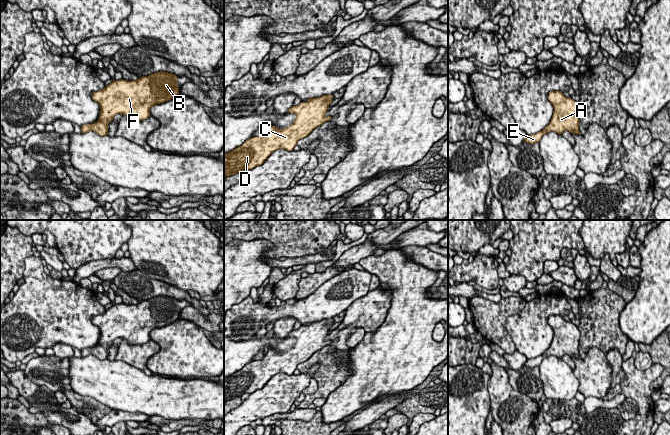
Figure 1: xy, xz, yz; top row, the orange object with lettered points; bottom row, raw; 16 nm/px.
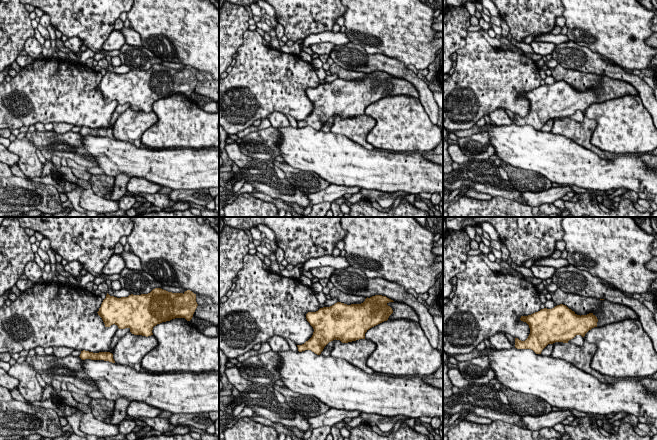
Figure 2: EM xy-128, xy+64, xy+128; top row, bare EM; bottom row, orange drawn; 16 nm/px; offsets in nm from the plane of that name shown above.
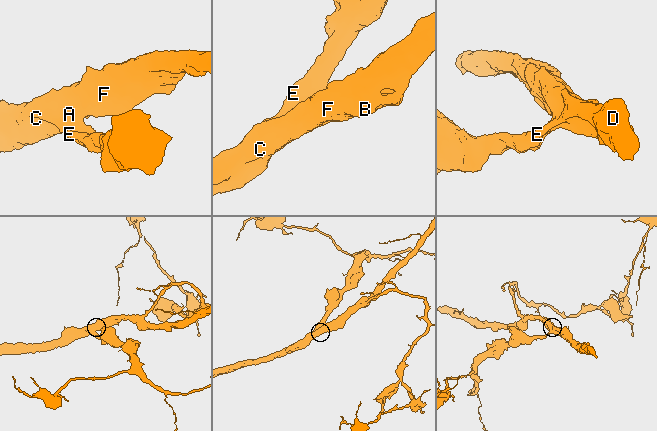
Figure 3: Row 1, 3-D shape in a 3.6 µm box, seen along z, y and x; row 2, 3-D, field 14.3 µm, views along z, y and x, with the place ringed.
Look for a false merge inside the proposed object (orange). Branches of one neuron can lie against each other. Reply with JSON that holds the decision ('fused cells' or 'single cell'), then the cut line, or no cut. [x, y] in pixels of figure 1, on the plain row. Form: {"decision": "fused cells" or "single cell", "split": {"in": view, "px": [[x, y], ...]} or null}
{"decision": "single cell", "split": null}

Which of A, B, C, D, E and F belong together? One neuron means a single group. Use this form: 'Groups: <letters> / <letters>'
Groups: A B C D E F

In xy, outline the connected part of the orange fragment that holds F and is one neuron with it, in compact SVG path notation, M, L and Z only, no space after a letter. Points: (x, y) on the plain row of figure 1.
M156 296L149 300L142 300L137 304L124 303L112 305L104 313L92 317L92 323L100 329L98 345L81 350L82 357L94 355L100 360L108 359L108 348L116 338L123 338L129 345L145 344L150 341L150 333L179 320L177 300L168 296Z

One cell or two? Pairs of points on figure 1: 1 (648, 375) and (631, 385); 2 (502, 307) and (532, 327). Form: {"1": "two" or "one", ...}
{"1": "one", "2": "two"}

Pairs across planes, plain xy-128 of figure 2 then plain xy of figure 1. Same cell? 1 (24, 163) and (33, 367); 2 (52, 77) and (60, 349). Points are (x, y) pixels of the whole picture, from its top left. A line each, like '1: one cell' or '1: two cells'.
1: two cells
2: two cells

